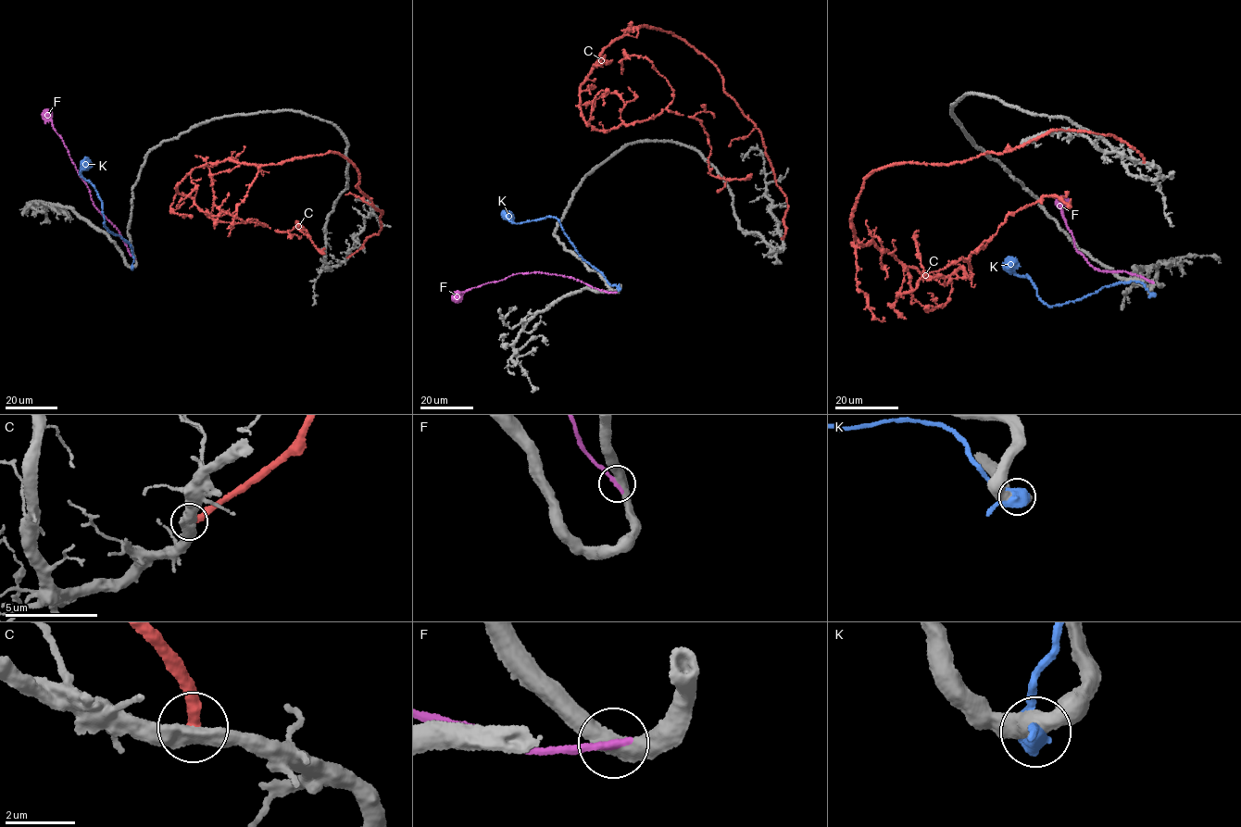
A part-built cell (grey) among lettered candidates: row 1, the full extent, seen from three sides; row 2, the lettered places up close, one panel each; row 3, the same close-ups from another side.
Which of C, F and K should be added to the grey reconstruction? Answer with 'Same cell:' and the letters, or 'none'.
Same cell: F

